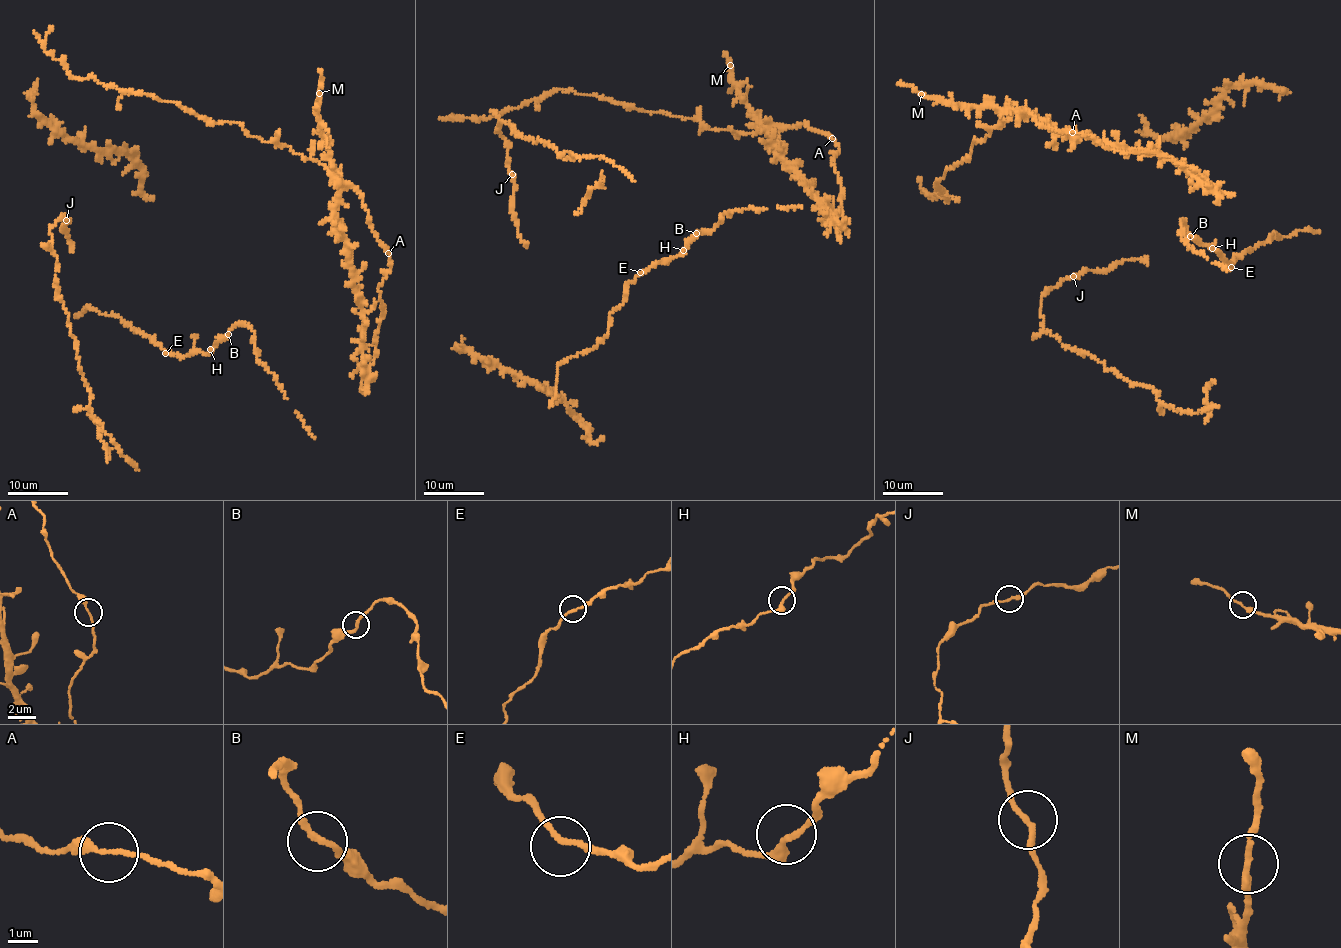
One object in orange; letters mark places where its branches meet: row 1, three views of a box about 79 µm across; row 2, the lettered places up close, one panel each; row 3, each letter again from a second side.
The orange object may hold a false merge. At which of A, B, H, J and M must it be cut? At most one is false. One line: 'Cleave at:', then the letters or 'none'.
Cleave at: none

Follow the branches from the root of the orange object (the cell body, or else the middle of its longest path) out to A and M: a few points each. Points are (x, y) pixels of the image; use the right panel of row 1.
A: (1158, 154), (1168, 156), (1206, 186), (1201, 175), (1167, 156), (1118, 152), (1072, 132)
M: (1158, 154), (1058, 132), (1033, 116), (1014, 111), (936, 100), (921, 93)

